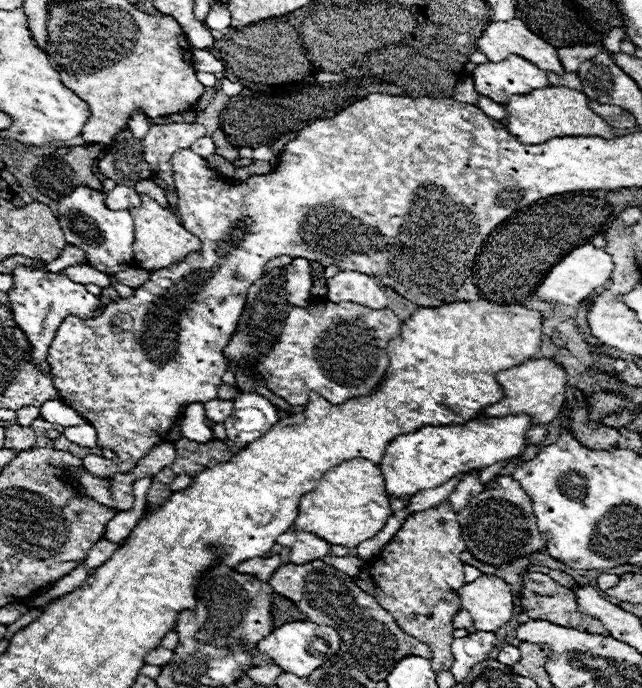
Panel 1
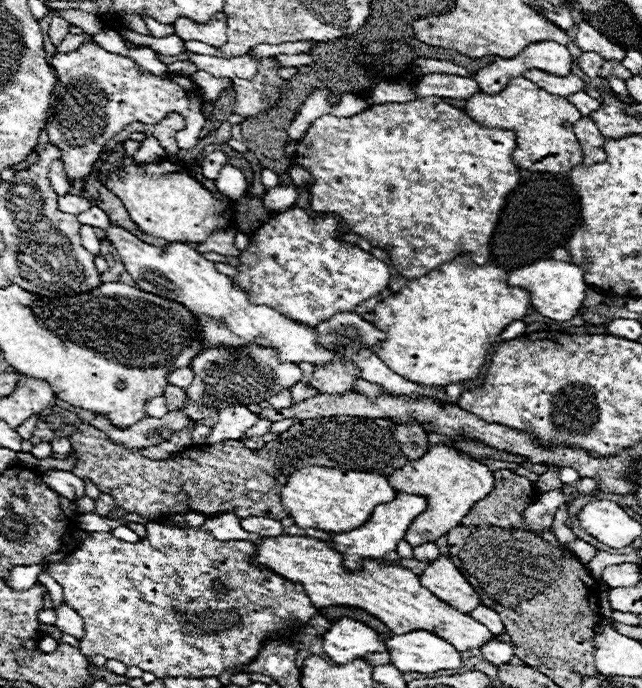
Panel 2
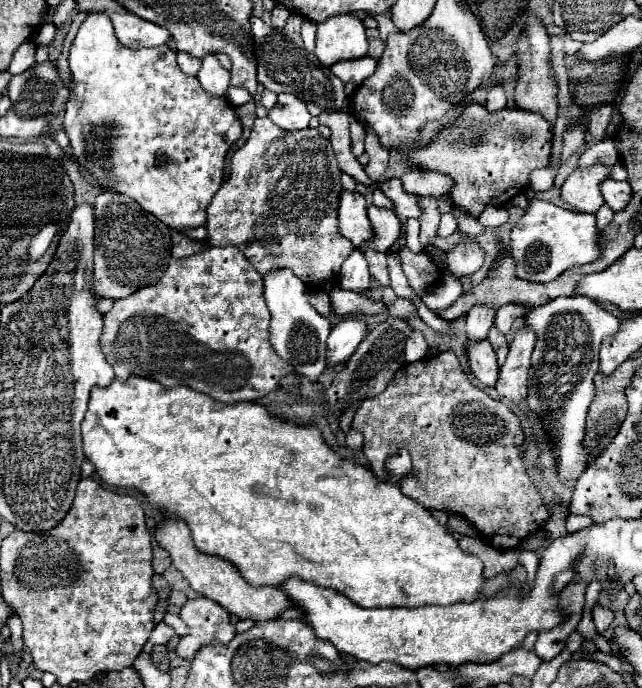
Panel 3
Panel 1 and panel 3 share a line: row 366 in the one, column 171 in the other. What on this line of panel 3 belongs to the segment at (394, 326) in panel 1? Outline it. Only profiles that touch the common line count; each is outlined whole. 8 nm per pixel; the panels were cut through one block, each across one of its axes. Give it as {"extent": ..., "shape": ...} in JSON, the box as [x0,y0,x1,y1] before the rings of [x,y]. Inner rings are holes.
{"extent":[100,246,296,404],"shape":[[[226,246],[226,248],[208,248],[208,250],[202,250],[198,254],[192,254],[188,258],[182,258],[182,260],[172,260],[170,266],[166,268],[166,272],[162,274],[162,278],[152,284],[152,286],[146,286],[146,288],[140,288],[138,292],[126,296],[126,298],[120,298],[120,300],[114,300],[114,306],[108,314],[104,314],[104,328],[102,328],[102,336],[100,336],[100,346],[102,346],[102,352],[108,360],[108,364],[114,368],[116,372],[116,378],[118,380],[128,380],[128,376],[136,374],[136,376],[144,376],[144,378],[152,378],[168,388],[172,386],[190,386],[194,390],[200,390],[208,396],[212,396],[214,400],[218,402],[224,402],[224,404],[236,404],[236,402],[252,402],[252,400],[258,400],[258,398],[264,398],[266,394],[274,392],[280,388],[280,380],[286,376],[286,374],[296,374],[288,362],[284,362],[270,346],[268,342],[268,324],[270,324],[270,312],[268,312],[268,306],[266,306],[266,300],[264,300],[264,280],[262,276],[256,272],[256,268],[252,268],[252,264],[246,260],[246,256],[236,248],[236,246]]]}

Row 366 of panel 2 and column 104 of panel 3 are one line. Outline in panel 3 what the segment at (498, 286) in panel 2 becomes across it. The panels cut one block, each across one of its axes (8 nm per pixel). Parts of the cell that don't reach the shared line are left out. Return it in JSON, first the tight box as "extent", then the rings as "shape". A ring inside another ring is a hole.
{"extent":[82,376,486,608],"shape":[[[130,376],[126,382],[114,380],[108,388],[92,388],[90,404],[86,418],[82,422],[82,440],[84,440],[84,454],[86,458],[96,466],[98,476],[118,488],[136,488],[150,500],[152,506],[160,508],[162,512],[172,512],[178,518],[186,520],[186,524],[192,530],[194,544],[204,554],[216,554],[228,562],[232,562],[244,580],[252,586],[280,586],[284,578],[288,576],[300,576],[308,582],[314,582],[324,588],[334,588],[348,596],[352,602],[356,602],[362,608],[374,608],[374,606],[424,606],[424,604],[440,604],[450,606],[456,602],[472,602],[480,598],[482,586],[486,582],[484,576],[484,564],[480,558],[466,554],[452,532],[444,528],[438,520],[434,520],[432,512],[412,500],[410,496],[404,496],[400,490],[400,480],[404,476],[412,474],[412,464],[408,452],[400,450],[396,456],[390,456],[384,464],[386,480],[380,480],[374,472],[370,472],[368,466],[344,460],[340,458],[322,438],[320,430],[316,426],[300,426],[294,420],[270,414],[268,408],[256,402],[238,402],[238,404],[222,404],[210,398],[208,394],[202,394],[198,390],[192,390],[188,386],[176,386],[176,388],[164,388],[162,384],[142,378],[142,376]]]}

